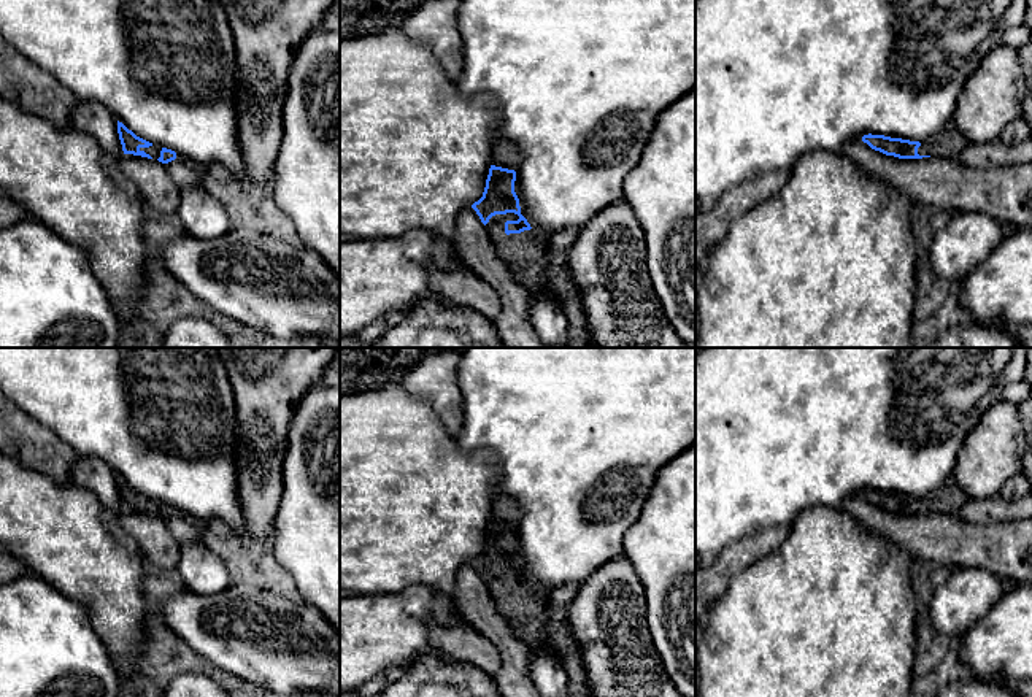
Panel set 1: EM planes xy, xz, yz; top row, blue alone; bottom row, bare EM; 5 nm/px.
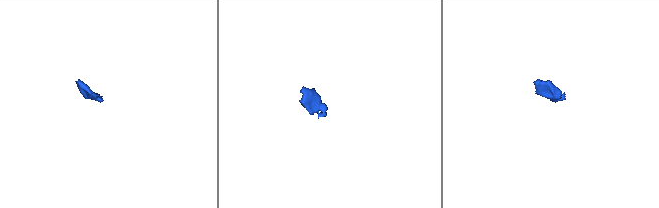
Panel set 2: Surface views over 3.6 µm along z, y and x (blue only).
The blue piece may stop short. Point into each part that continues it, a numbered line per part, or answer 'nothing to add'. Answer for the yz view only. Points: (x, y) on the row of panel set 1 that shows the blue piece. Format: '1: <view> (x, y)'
1: yz (948, 142)

